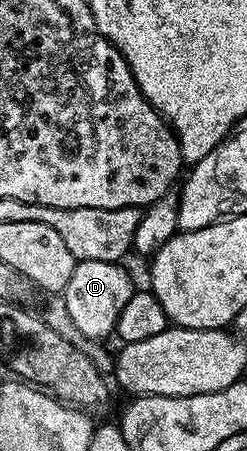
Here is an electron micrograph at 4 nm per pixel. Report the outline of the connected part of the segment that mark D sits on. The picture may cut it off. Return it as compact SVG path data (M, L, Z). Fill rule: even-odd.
M78 261L74 267L74 275L70 275L70 283L62 291L62 299L66 303L66 311L70 311L70 319L80 332L81 338L96 341L99 337L112 337L116 331L118 315L122 315L122 307L130 303L134 286L132 277L124 270L123 264L115 261Z

